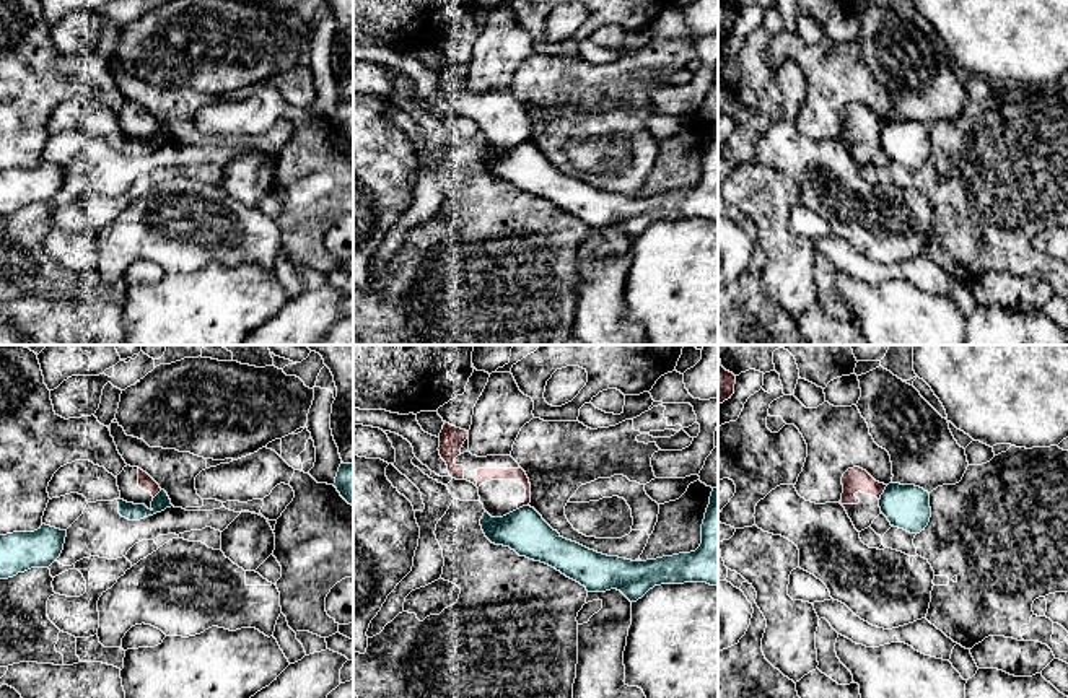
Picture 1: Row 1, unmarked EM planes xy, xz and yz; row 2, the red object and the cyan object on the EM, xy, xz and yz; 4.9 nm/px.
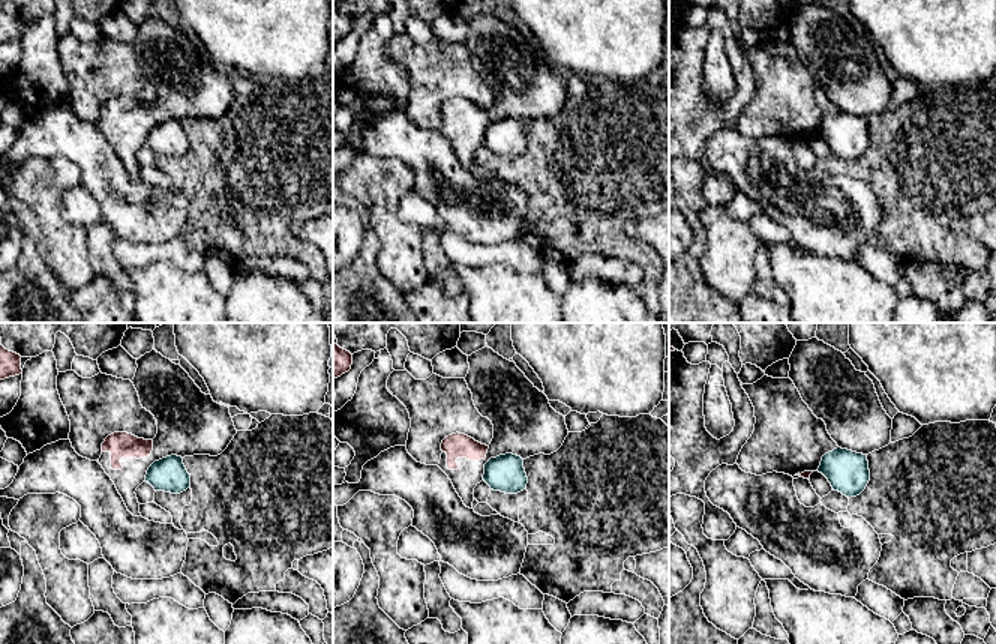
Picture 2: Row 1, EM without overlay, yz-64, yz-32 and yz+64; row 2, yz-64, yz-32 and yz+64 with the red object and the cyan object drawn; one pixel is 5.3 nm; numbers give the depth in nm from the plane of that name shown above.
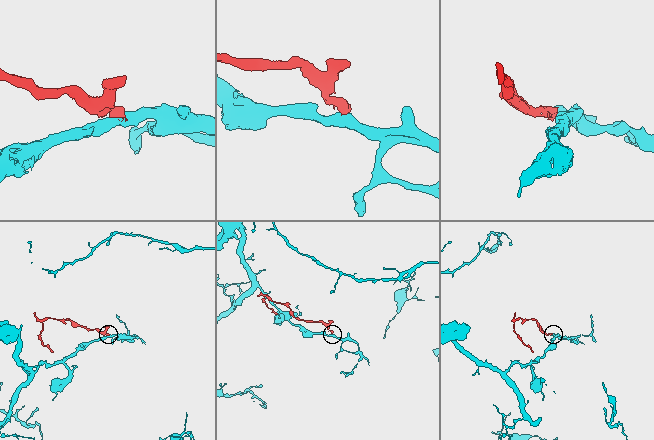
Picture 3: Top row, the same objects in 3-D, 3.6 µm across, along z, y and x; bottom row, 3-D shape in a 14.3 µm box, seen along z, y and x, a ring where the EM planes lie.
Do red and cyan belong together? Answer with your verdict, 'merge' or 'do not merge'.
do not merge

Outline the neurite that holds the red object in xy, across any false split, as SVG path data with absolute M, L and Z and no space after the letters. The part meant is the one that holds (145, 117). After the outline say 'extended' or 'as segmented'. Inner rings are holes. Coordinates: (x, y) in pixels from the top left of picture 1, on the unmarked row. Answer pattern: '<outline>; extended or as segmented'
M124 103L116 112L120 135L134 140L145 140L151 145L153 133L161 127L160 120L138 103Z; extended

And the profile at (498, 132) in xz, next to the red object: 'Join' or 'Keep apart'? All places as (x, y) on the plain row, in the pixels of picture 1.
Join

